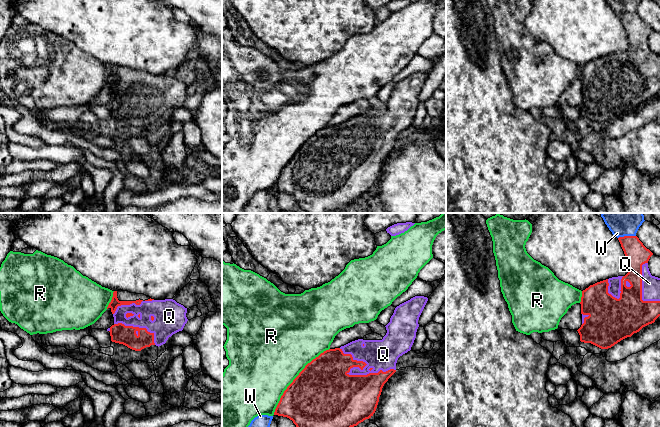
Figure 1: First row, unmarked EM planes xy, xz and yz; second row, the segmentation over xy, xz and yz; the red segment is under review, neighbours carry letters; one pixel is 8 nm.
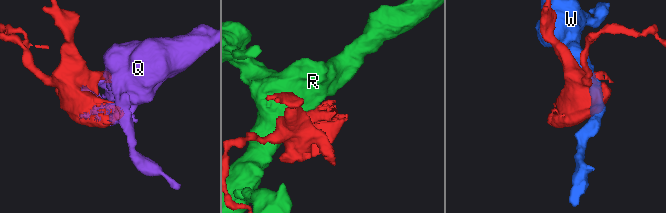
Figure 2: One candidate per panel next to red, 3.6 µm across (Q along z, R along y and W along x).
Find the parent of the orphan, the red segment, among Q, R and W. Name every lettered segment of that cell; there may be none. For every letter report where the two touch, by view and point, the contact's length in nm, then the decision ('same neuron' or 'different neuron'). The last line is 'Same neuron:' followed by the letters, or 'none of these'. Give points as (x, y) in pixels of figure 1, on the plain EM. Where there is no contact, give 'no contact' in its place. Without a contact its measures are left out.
Q: xz (348, 148) | 480 nm | same neuron
R: xz (295, 154) | 700 nm | different neuron
W: yz (626, 12) | 150 nm | different neuron
Same neuron: Q

